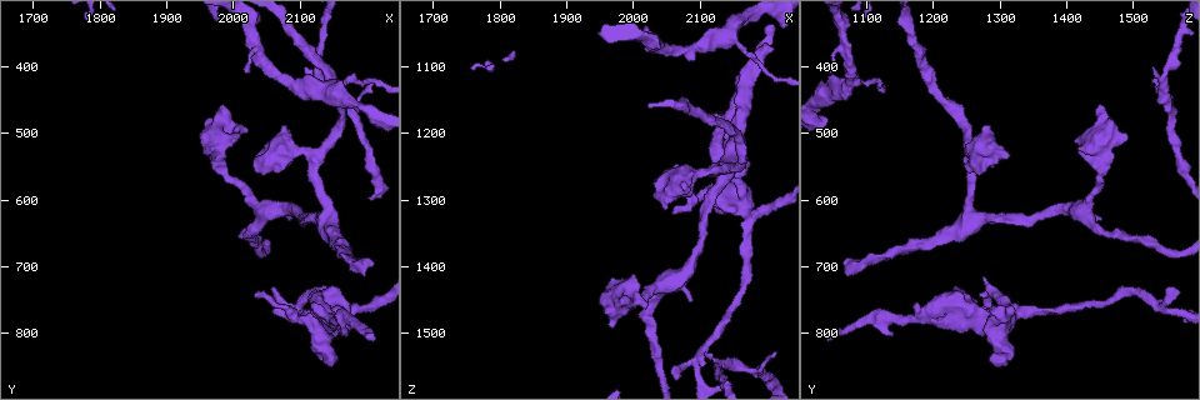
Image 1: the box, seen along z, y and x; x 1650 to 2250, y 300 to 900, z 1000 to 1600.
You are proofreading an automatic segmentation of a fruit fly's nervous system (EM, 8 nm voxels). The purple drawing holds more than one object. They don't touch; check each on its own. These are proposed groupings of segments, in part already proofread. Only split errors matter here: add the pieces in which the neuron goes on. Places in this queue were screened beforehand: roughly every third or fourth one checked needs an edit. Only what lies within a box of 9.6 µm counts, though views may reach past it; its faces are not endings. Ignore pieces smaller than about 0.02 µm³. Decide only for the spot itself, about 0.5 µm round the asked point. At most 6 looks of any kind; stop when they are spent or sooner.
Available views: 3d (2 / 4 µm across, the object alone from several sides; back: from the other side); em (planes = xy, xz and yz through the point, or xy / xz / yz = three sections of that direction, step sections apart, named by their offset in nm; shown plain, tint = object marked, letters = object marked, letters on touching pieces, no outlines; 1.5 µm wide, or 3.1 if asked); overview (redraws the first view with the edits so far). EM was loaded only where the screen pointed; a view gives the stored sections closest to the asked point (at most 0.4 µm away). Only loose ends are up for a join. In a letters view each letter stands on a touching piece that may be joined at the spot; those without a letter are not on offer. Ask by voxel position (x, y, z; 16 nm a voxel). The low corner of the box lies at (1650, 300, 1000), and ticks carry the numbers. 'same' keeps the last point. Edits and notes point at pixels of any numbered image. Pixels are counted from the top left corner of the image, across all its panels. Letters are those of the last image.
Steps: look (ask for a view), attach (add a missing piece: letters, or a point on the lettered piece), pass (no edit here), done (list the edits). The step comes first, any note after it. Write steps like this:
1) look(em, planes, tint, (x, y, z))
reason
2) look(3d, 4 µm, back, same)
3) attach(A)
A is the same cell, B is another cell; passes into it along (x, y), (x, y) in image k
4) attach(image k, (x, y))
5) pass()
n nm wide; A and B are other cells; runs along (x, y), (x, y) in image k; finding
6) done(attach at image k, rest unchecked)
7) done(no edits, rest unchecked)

look(em, planes, letters, (2210, 795, 1035))
branch stops here

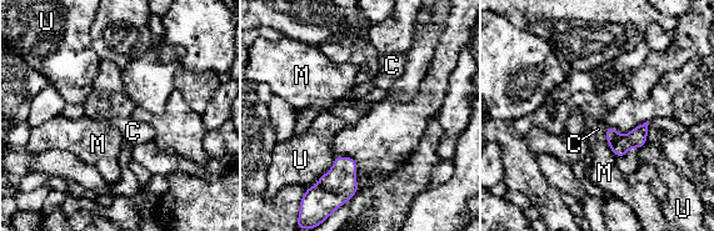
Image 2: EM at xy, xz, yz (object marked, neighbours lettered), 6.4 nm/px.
attach(C)
C is the same cell, M and U are other cells; the neuron continues

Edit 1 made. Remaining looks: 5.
look(overview)
see it whole again

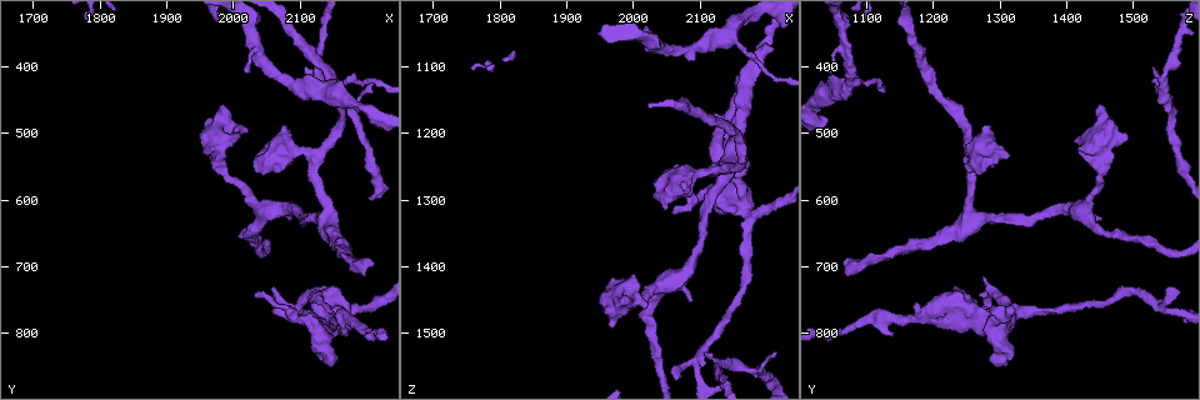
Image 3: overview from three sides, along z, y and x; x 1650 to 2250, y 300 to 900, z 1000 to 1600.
look(em, planes, plain, (2210, 695, 1080))
long arm stops here

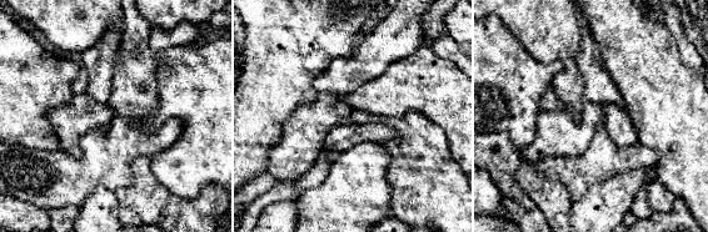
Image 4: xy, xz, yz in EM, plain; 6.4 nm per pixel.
look(em, planes, tint, same)
where the object lies

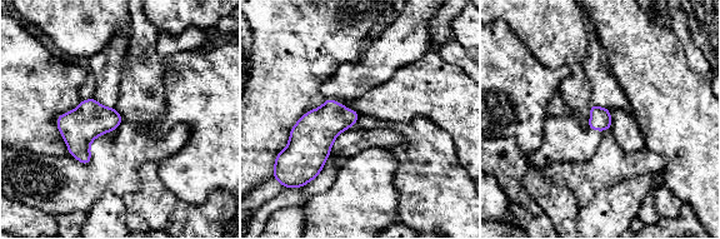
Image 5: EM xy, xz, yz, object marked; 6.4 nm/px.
look(em, planes, letters, same)

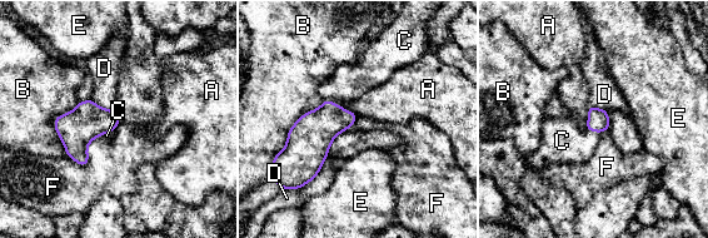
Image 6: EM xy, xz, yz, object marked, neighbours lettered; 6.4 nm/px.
attach(C)
C is the same cell, A, B, D, E and F are other cells; passes into it along (313, 133), (337, 104), (349, 82) in image 6; it goes on there

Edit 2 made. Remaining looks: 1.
done(attach at image 2, attach at image 6, rest unchecked)

